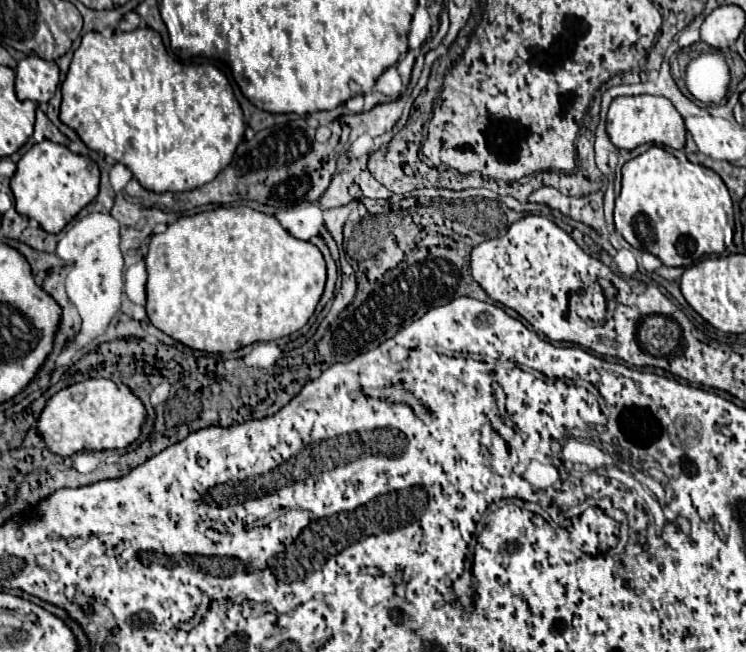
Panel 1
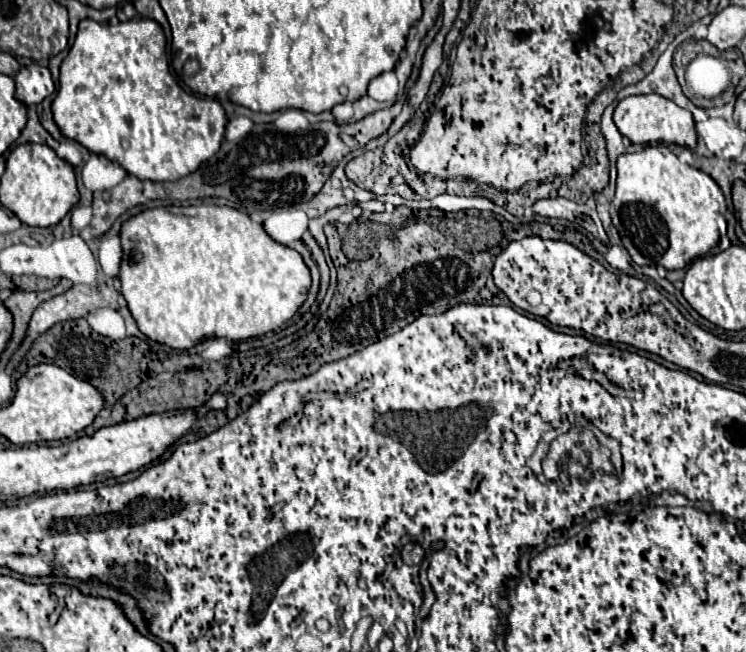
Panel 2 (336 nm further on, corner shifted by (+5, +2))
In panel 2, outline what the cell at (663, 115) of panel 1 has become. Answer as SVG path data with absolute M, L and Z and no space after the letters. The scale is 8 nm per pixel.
M658 93L636 95L636 97L628 97L620 101L614 111L614 123L620 129L620 133L628 137L632 143L640 143L640 145L674 143L674 145L682 145L688 149L696 147L696 127L694 127L692 113L678 107L674 101Z

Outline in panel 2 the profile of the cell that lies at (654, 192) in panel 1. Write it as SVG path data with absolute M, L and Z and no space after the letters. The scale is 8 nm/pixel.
M662 143L654 147L646 147L638 153L626 153L618 157L616 165L618 165L616 197L612 201L610 213L614 227L622 237L622 245L628 249L636 265L650 265L650 267L662 265L668 271L684 269L694 259L706 255L714 245L724 245L726 241L729 245L727 222L724 216L727 211L726 201L722 189L716 185L716 181L710 175L686 163L680 163L678 157Z

